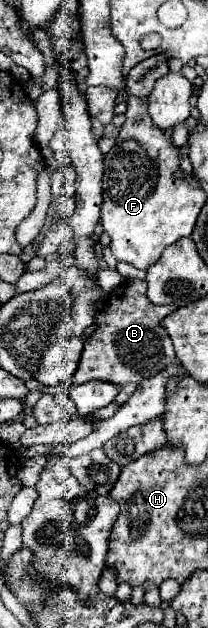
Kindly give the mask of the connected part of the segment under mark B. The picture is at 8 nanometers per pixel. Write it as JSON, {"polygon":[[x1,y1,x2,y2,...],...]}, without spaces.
{"polygon":[[123,281,107,295,105,309,99,315,99,329,85,343,79,369,73,375,73,383,87,381,107,381,113,385,139,385,143,379,149,379,161,369,167,369,169,363,177,361,173,345,161,321,173,313,175,305,153,305,147,299,145,281]]}

